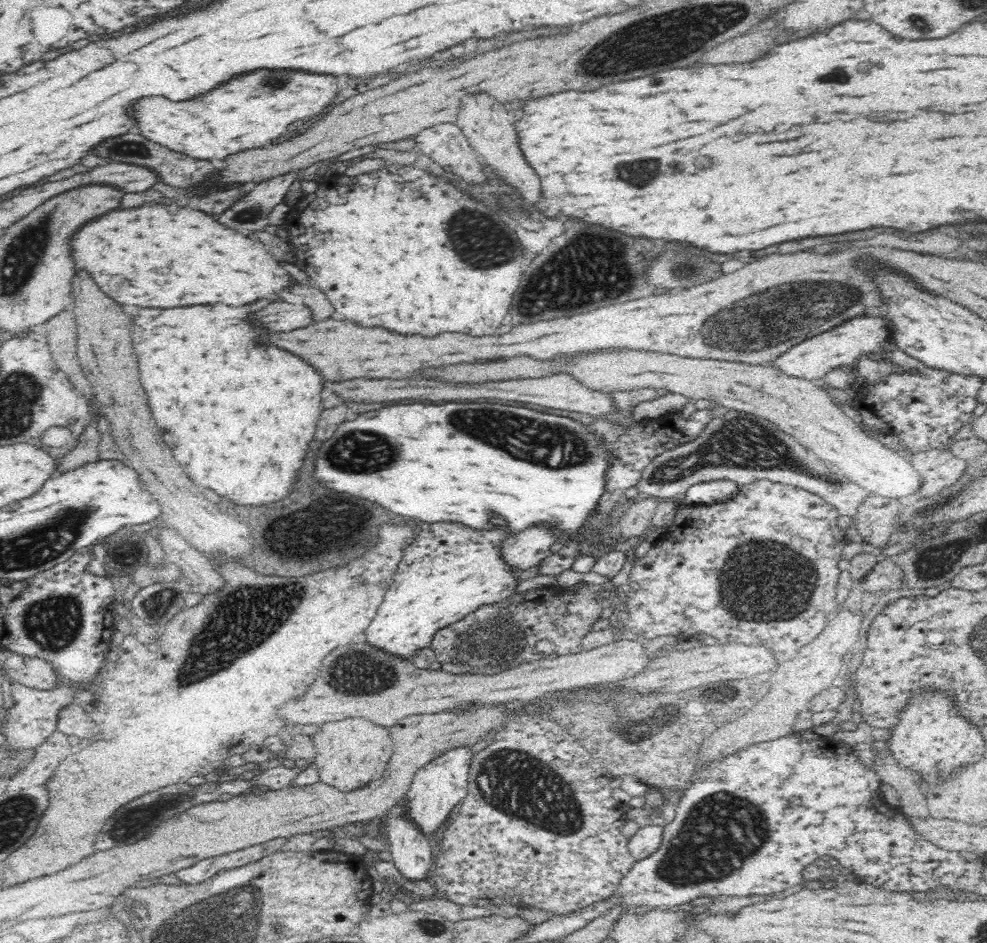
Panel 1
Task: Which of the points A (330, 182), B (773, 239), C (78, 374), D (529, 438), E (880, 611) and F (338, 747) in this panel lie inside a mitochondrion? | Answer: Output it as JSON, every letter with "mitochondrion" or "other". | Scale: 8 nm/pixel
{"A":"other","B":"other","C":"other","D":"mitochondrion","E":"other","F":"other"}

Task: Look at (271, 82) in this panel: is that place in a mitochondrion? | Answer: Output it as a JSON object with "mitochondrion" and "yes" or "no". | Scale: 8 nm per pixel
{"mitochondrion":"yes"}

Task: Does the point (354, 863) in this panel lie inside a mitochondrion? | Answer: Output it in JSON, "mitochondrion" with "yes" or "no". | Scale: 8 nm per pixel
{"mitochondrion":"no"}

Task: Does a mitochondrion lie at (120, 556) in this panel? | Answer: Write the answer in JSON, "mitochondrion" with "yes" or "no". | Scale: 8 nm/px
{"mitochondrion":"no"}

